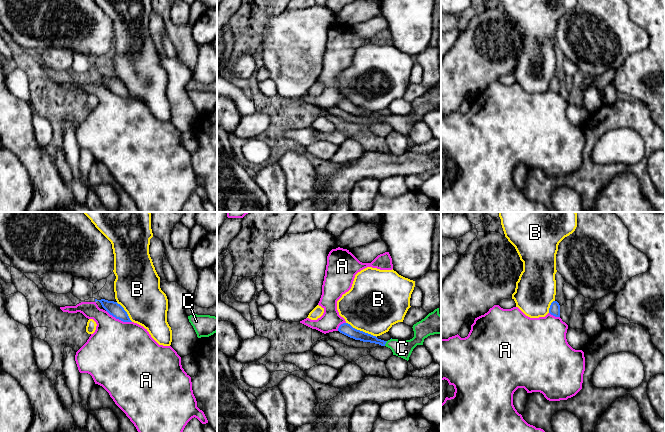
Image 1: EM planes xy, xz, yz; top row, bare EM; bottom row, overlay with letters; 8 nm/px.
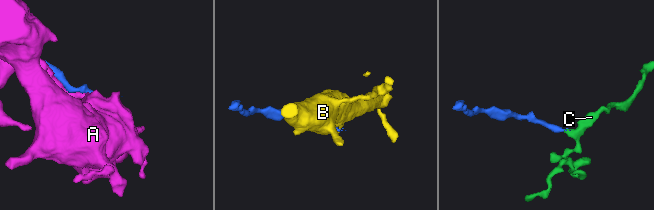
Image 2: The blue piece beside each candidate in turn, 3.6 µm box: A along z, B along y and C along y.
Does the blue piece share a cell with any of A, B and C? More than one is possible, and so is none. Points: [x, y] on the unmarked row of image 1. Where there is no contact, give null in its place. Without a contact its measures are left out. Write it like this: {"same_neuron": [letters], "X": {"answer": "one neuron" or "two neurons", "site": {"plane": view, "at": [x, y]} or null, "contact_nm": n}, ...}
{"same_neuron": ["C"], "A": {"answer": "two neurons", "site": {"plane": "xy", "at": [119, 95]}, "contact_nm": 220}, "B": {"answer": "two neurons", "site": {"plane": "xz", "at": [361, 107]}, "contact_nm": 280}, "C": {"answer": "one neuron", "site": {"plane": "xz", "at": [385, 119]}, "contact_nm": 50}}

